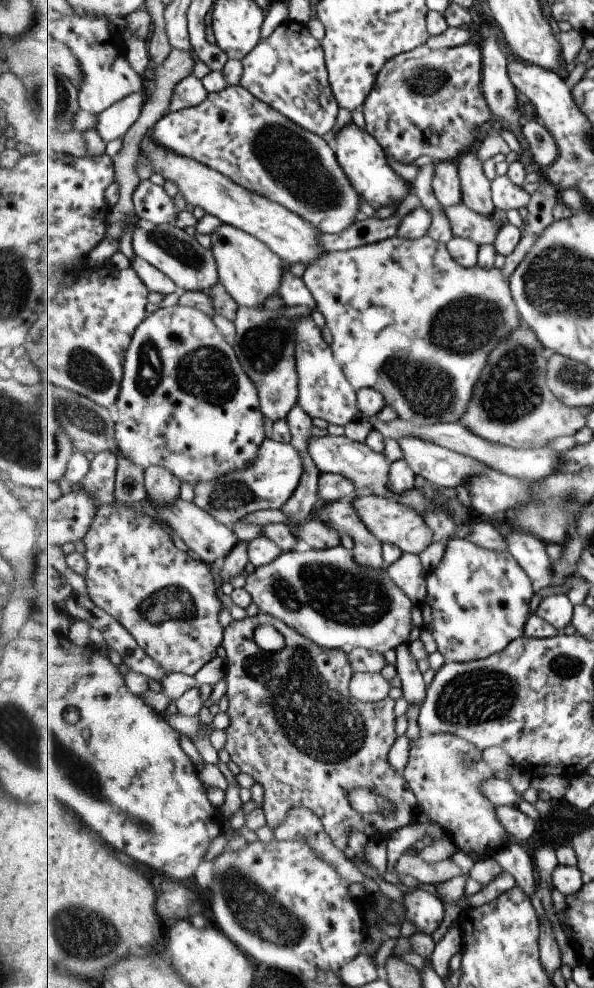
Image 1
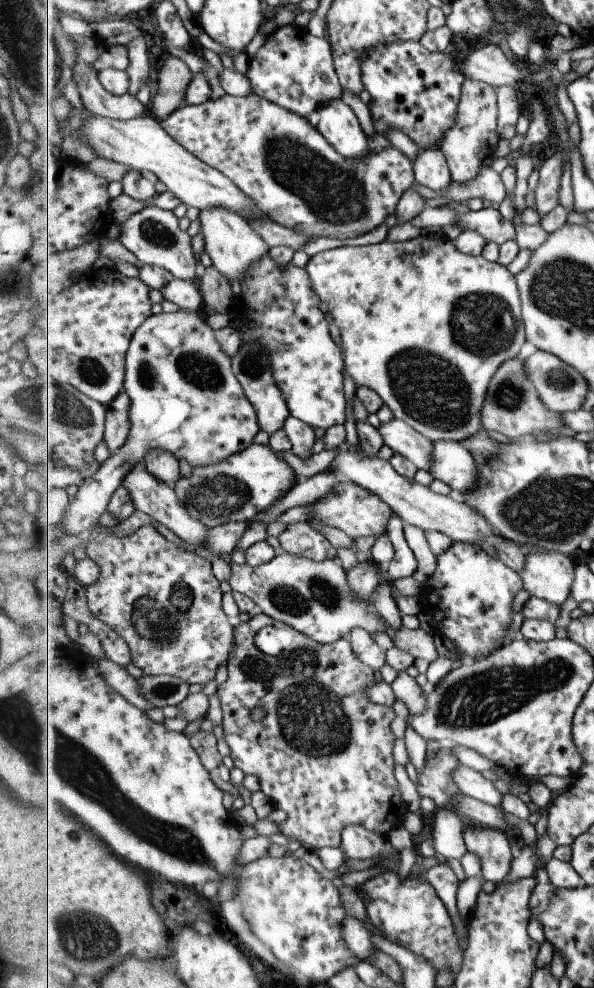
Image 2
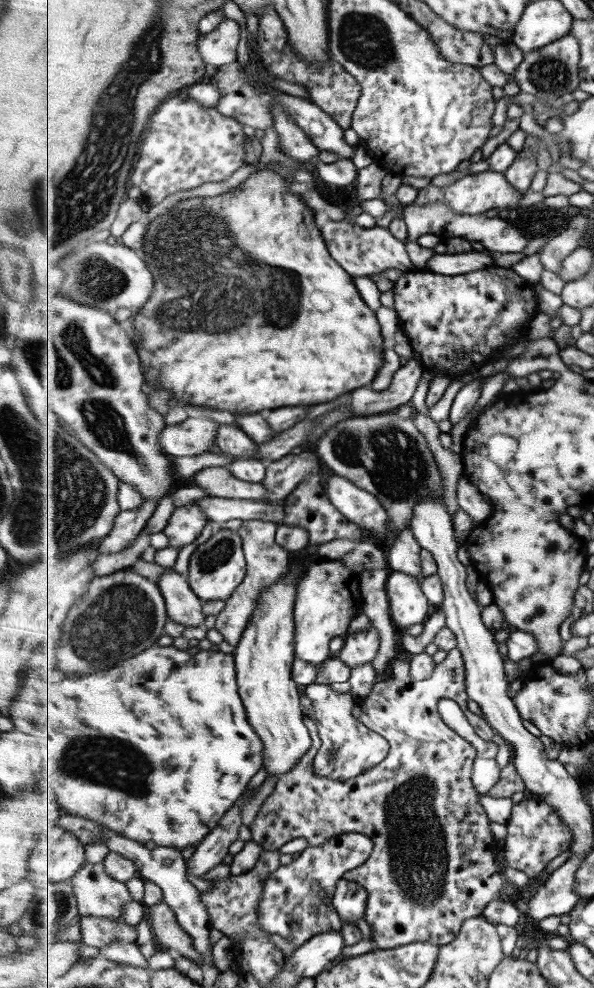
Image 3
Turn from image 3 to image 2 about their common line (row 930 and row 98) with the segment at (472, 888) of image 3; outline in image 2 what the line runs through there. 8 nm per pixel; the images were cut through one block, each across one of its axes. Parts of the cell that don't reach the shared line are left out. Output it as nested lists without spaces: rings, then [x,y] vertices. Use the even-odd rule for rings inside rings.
[[[401,41],[379,45],[376,50],[364,56],[363,80],[366,90],[371,96],[369,102],[372,118],[375,119],[376,130],[385,134],[387,128],[395,128],[406,134],[421,150],[439,146],[445,131],[456,125],[456,114],[460,106],[460,98],[467,80],[460,71],[456,54],[449,50],[445,53],[434,53],[425,48],[419,41]]]

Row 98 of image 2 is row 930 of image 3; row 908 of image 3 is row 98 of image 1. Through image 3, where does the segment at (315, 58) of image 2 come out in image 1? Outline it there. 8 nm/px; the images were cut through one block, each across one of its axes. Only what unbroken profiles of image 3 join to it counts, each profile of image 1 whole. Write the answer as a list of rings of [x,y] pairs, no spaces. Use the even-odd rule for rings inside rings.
[[[289,18],[269,38],[262,38],[260,43],[242,60],[242,63],[244,73],[240,84],[249,89],[253,96],[276,108],[295,124],[301,125],[319,136],[325,136],[327,132],[331,132],[335,128],[341,106],[332,89],[324,44],[310,31],[308,24]]]

